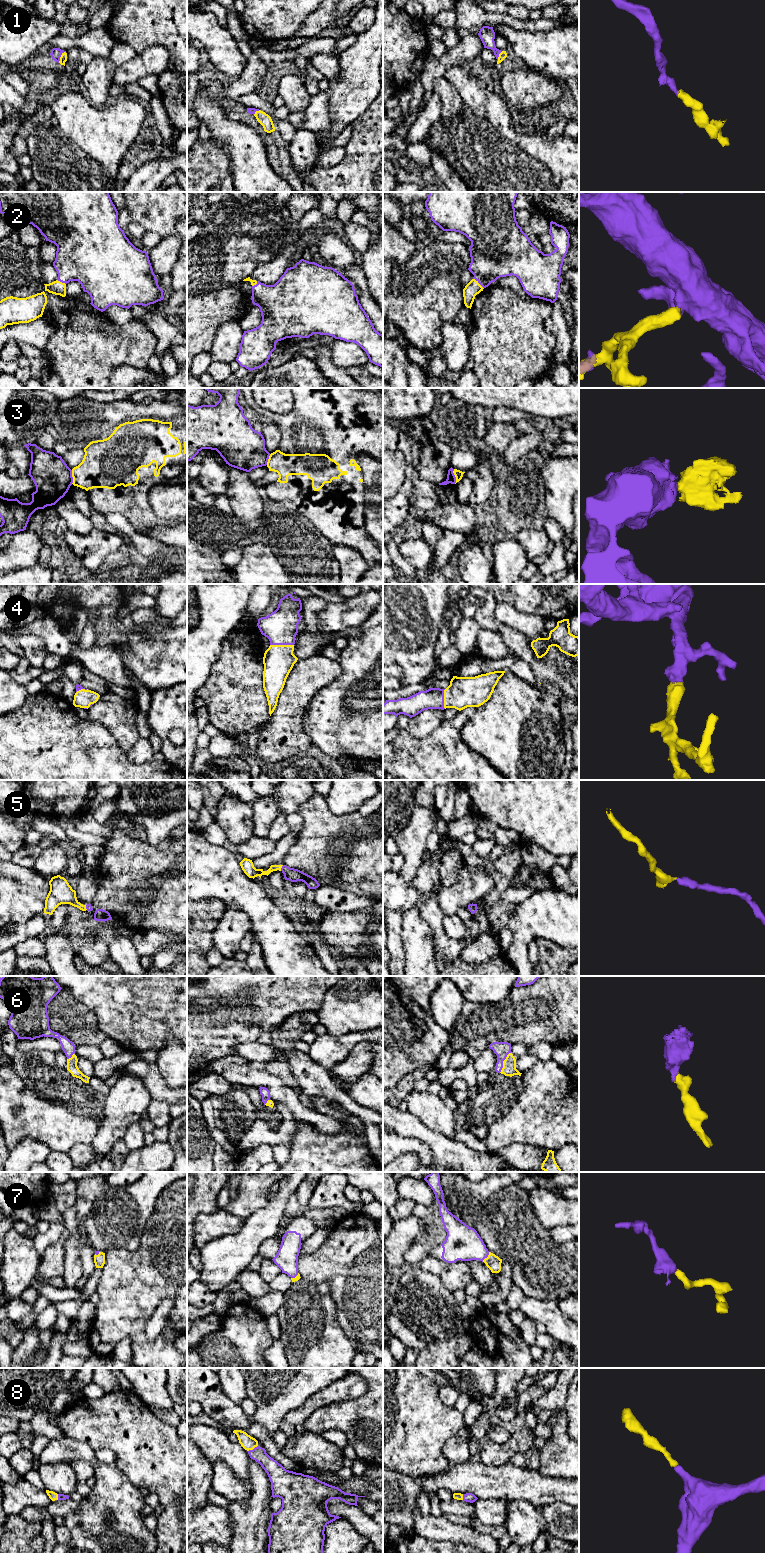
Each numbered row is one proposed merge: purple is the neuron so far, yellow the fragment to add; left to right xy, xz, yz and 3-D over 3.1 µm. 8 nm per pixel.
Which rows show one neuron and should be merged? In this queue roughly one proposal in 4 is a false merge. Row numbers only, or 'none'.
1, 2, 4, 5, 6, 7, 8

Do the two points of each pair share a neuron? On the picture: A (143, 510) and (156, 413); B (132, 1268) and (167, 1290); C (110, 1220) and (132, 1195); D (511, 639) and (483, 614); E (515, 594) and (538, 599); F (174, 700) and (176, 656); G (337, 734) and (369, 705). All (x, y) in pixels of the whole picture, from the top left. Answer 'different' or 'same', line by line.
A: different
B: same
C: same
D: different
E: same
F: different
G: same

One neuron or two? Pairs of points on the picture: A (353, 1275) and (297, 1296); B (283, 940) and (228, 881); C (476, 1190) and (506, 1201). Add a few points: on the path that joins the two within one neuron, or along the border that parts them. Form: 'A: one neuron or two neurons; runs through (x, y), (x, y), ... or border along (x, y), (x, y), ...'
A: two neurons; border along (306, 1281), (326, 1282), (335, 1307)
B: one neuron; runs through (270, 925), (243, 896)
C: two neurons; border along (503, 1185), (485, 1202), (480, 1217)

